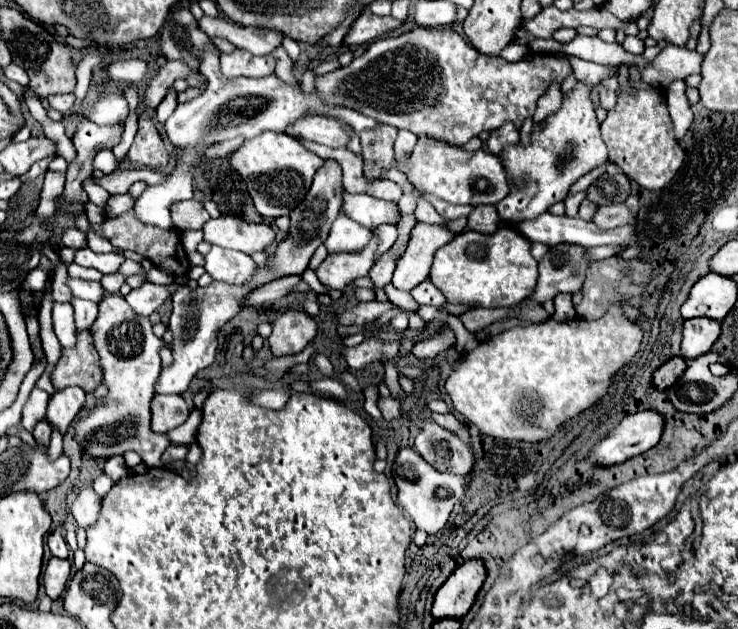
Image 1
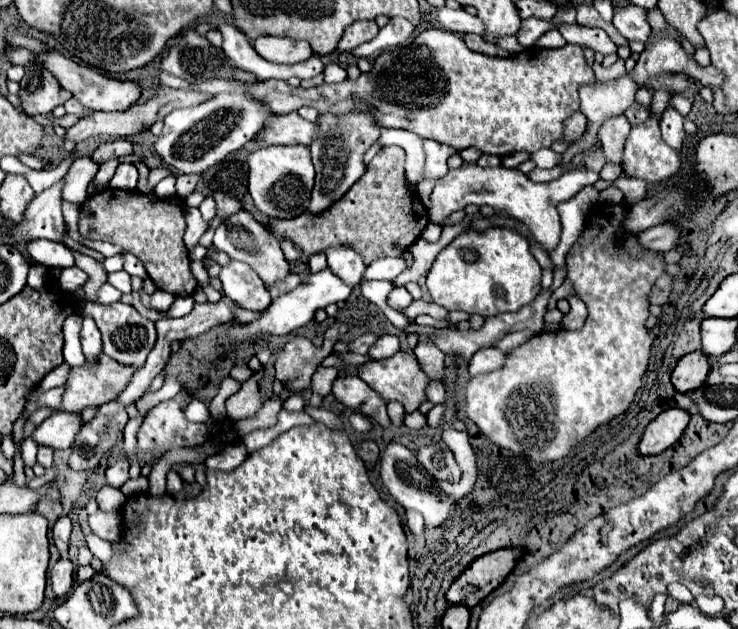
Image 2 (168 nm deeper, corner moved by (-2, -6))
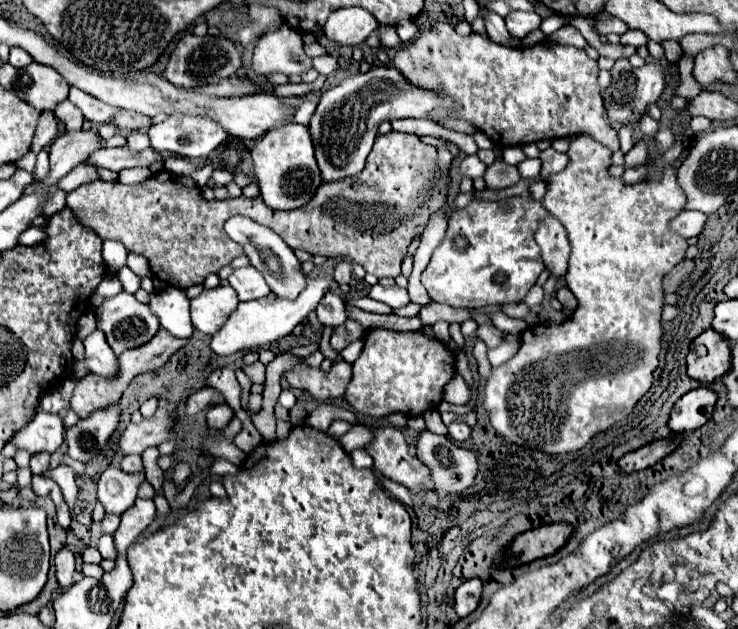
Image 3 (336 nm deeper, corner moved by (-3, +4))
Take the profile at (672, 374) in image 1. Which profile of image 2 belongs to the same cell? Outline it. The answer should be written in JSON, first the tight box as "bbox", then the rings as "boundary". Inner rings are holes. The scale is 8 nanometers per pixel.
{"bbox":[671,350,709,392],"boundary":[[[695,350],[677,362],[671,374],[671,382],[677,392],[691,392],[699,388],[699,384],[703,384],[703,380],[707,378],[707,372],[709,372],[707,358],[703,356],[703,352]]]}

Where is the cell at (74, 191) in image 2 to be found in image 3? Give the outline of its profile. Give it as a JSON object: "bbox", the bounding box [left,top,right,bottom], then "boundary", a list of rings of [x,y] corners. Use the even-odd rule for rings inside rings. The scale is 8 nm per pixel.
{"bbox":[90,148,164,172],"boundary":[[[102,148],[96,150],[96,154],[92,154],[90,160],[94,166],[116,170],[116,172],[120,172],[122,168],[152,166],[154,162],[164,164],[164,156],[152,148],[146,148],[142,152],[132,152],[128,148]]]}

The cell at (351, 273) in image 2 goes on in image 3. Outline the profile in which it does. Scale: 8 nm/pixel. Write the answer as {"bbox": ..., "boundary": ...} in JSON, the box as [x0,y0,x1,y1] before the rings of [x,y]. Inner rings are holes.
{"bbox":[334,260,352,284],"boundary":[[[338,260],[336,268],[334,268],[334,280],[338,284],[348,284],[352,276],[352,262],[350,260]]]}

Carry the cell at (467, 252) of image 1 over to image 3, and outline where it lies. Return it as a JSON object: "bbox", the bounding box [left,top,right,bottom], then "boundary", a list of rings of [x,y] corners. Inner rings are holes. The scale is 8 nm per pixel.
{"bbox":[420,196,544,308],"boundary":[[[522,196],[508,198],[506,204],[508,208],[504,208],[502,202],[472,200],[466,208],[458,208],[452,212],[448,220],[446,236],[432,252],[432,258],[420,278],[422,286],[430,294],[430,300],[454,308],[480,308],[488,304],[502,306],[502,304],[524,300],[524,296],[536,284],[540,272],[544,270],[540,248],[534,240],[534,234],[540,228],[540,222],[544,218],[544,208],[540,202]]]}

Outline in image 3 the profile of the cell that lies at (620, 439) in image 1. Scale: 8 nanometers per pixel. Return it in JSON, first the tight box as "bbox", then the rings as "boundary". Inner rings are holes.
{"bbox":[668,386,718,434],"boundary":[[[706,386],[684,394],[670,412],[668,426],[672,428],[672,432],[684,434],[684,432],[692,432],[704,426],[712,418],[716,398],[718,394]]]}

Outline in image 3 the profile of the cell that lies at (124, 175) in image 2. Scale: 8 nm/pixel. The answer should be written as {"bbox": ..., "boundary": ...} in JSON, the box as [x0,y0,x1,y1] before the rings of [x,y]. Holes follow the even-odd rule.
{"bbox":[128,130,150,150],"boundary":[[[134,130],[134,132],[128,134],[128,148],[130,148],[130,150],[144,150],[144,148],[148,148],[148,146],[150,146],[150,144],[148,144],[148,134],[146,134],[146,132]]]}

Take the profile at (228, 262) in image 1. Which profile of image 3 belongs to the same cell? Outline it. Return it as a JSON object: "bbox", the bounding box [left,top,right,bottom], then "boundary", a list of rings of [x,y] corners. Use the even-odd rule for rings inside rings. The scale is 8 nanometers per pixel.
{"bbox":[228,266,270,302],"boundary":[[[252,266],[234,270],[228,280],[230,280],[230,286],[238,294],[238,300],[242,300],[242,302],[258,300],[258,298],[264,298],[270,294],[270,288],[264,282],[264,276]]]}

